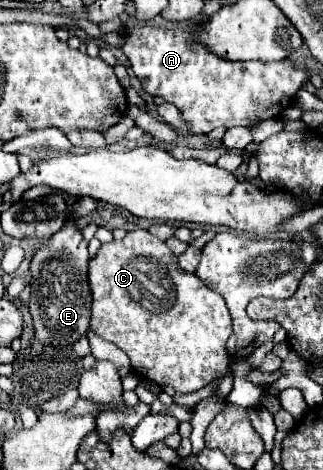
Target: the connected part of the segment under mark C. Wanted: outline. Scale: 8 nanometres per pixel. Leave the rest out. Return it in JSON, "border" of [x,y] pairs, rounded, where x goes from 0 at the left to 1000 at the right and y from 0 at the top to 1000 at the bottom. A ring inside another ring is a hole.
{"border":[[[412,489],[412,494],[393,494],[393,502],[381,511],[350,511],[337,519],[313,519],[300,540],[276,553],[276,604],[282,604],[282,630],[288,630],[288,668],[282,668],[282,698],[276,702],[288,711],[362,732],[399,757],[418,800],[430,800],[455,813],[480,813],[480,817],[523,817],[542,826],[548,838],[591,838],[591,834],[610,834],[616,826],[641,821],[659,804],[684,800],[709,783],[715,762],[703,757],[697,728],[715,715],[715,672],[709,672],[709,660],[697,651],[690,630],[678,630],[653,613],[641,613],[604,583],[560,579],[554,562],[548,562],[548,545],[511,523],[511,515],[498,515],[492,506],[461,498],[455,489]]]}

